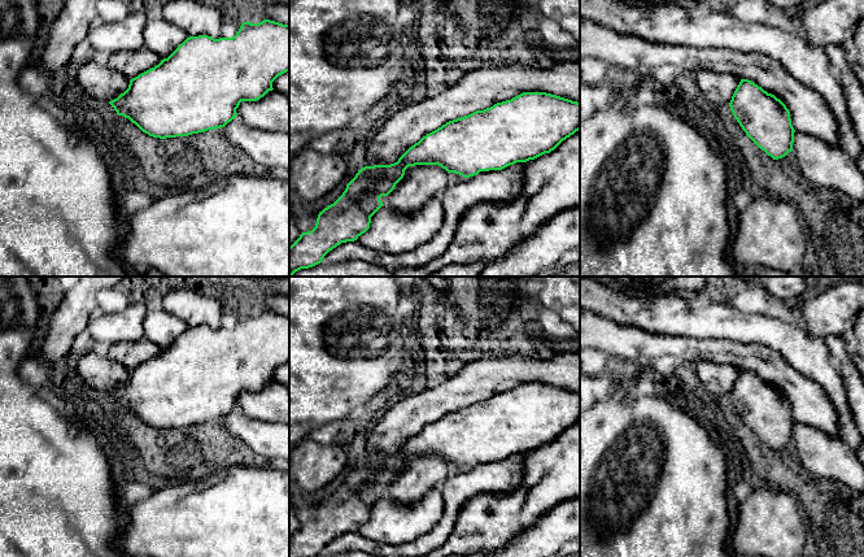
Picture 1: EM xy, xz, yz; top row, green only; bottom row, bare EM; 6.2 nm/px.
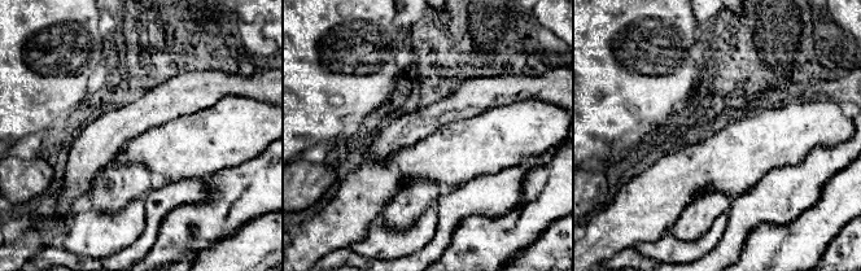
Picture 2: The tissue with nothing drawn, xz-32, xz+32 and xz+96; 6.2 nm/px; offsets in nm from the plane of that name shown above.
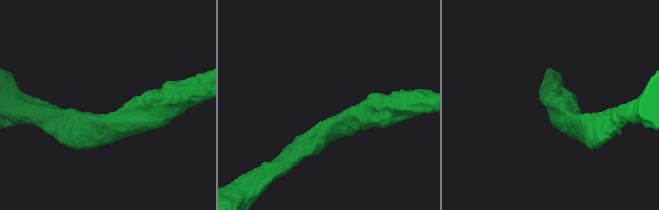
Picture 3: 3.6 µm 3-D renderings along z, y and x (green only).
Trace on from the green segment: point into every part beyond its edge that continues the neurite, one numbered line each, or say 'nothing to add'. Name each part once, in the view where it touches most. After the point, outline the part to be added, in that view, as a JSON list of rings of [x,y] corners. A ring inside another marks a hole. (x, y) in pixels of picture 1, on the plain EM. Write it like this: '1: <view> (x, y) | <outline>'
1: xz (478, 381) | [[[555,353],[550,360],[525,357],[490,357],[468,362],[454,377],[423,392],[405,396],[381,413],[367,438],[366,457],[390,456],[427,425],[437,421],[449,412],[484,401],[497,393],[511,391],[523,383],[546,383],[580,393],[580,354]]]

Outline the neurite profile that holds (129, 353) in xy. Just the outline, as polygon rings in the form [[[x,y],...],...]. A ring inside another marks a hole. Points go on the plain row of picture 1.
[[[143,338],[135,341],[114,343],[109,347],[102,348],[102,352],[109,360],[115,361],[132,370],[158,356],[161,353],[161,349],[147,338]]]

